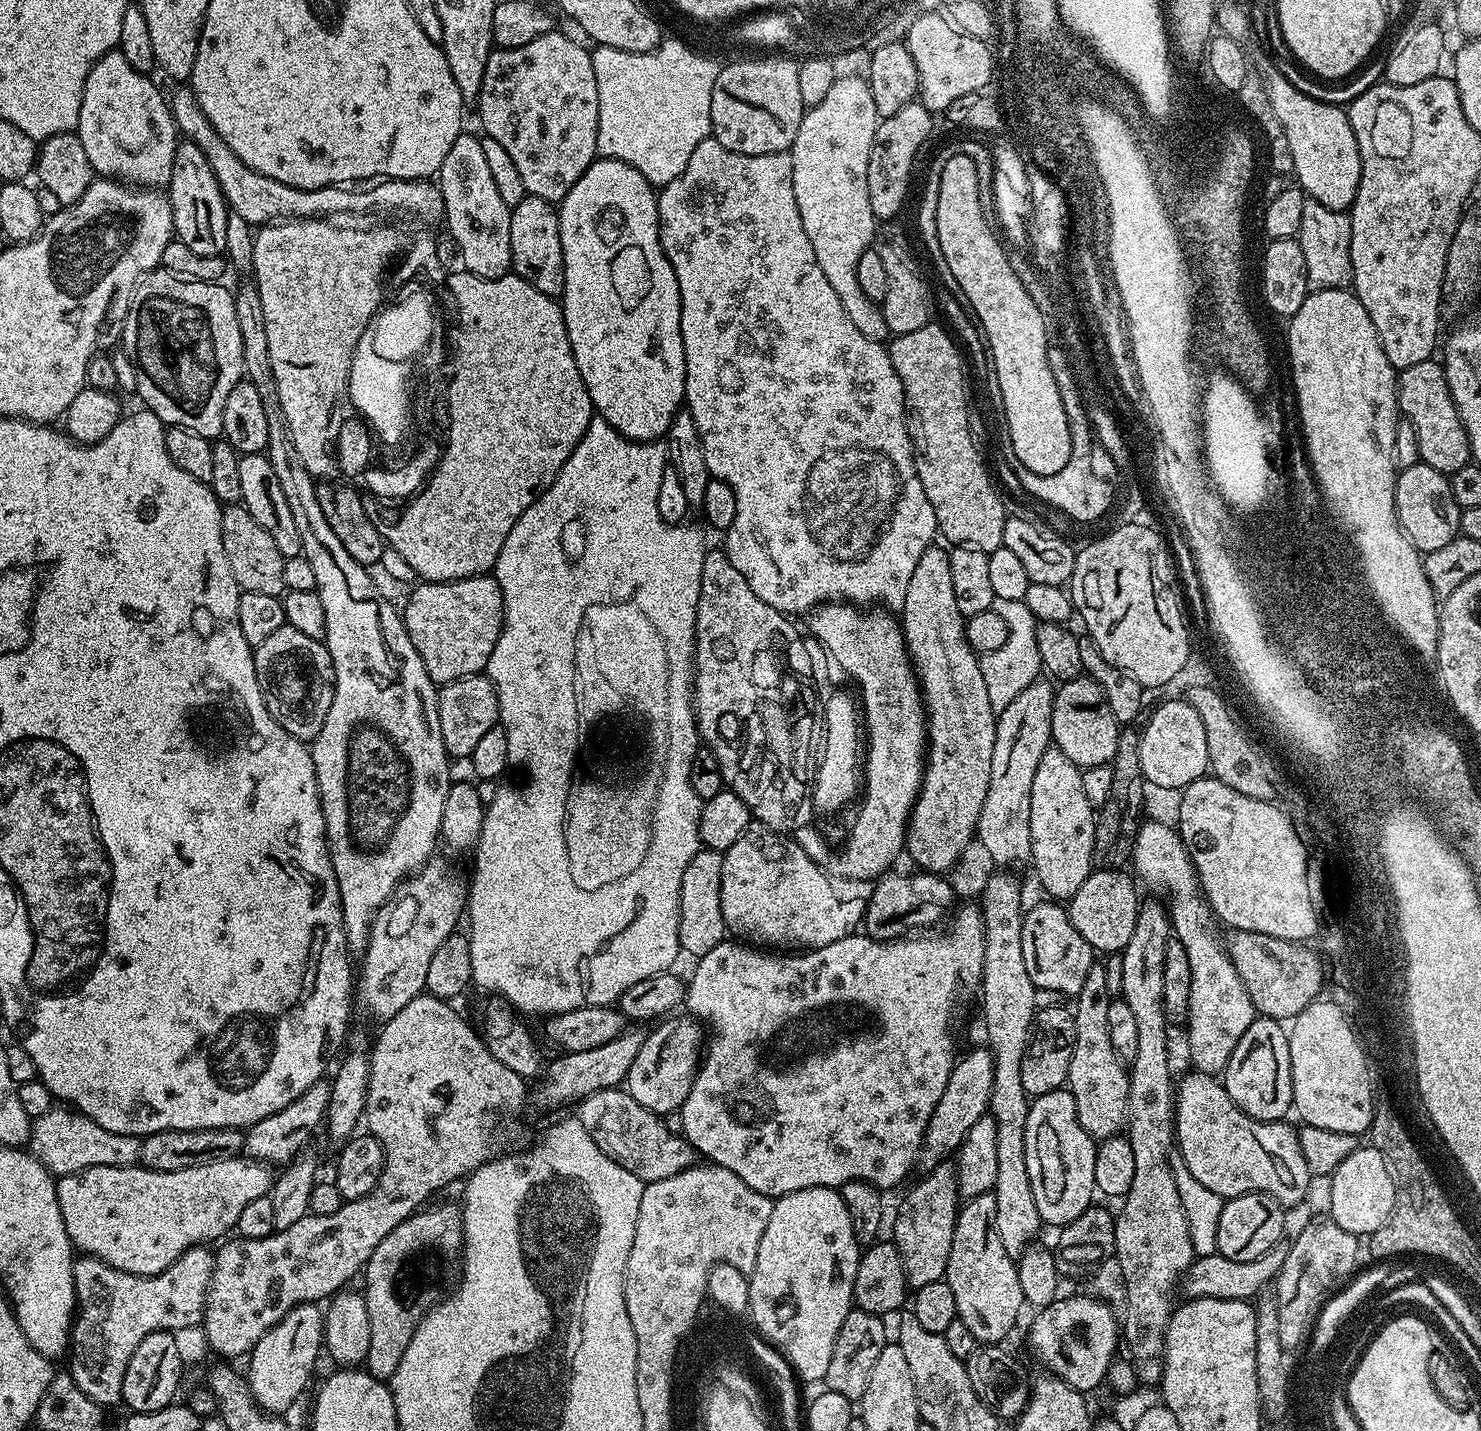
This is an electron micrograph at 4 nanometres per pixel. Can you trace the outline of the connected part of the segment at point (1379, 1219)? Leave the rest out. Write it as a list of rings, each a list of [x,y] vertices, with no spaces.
[[[1358,1146],[1338,1170],[1330,1177],[1332,1185],[1328,1188],[1328,1204],[1332,1207],[1330,1218],[1342,1226],[1342,1230],[1350,1230],[1350,1234],[1367,1238],[1376,1232],[1390,1218],[1396,1201],[1396,1187],[1392,1181],[1390,1170],[1384,1157],[1376,1148]]]

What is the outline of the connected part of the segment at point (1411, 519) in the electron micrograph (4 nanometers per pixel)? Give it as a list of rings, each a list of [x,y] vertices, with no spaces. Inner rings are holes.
[[[1422,463],[1399,469],[1396,477],[1396,516],[1400,519],[1400,527],[1421,554],[1439,550],[1455,538],[1460,530],[1461,511],[1458,502],[1454,502],[1450,479],[1445,473]]]

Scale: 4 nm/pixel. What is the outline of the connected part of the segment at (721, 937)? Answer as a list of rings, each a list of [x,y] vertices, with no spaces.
[[[701,847],[690,866],[682,872],[678,898],[678,938],[681,949],[692,958],[706,955],[714,946],[725,943],[726,929],[722,918],[722,862],[724,854],[713,848]]]

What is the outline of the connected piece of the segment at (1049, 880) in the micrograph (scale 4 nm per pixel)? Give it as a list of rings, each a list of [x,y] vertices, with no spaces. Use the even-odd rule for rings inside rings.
[[[1055,746],[1048,748],[1042,754],[1042,762],[1038,762],[1038,771],[1034,774],[1034,790],[1030,790],[1030,838],[1032,839],[1032,858],[1030,867],[1036,871],[1040,884],[1049,897],[1064,902],[1075,894],[1078,886],[1086,882],[1093,872],[1092,851],[1096,837],[1096,812],[1086,802],[1086,794],[1082,790],[1082,769],[1062,750]]]

